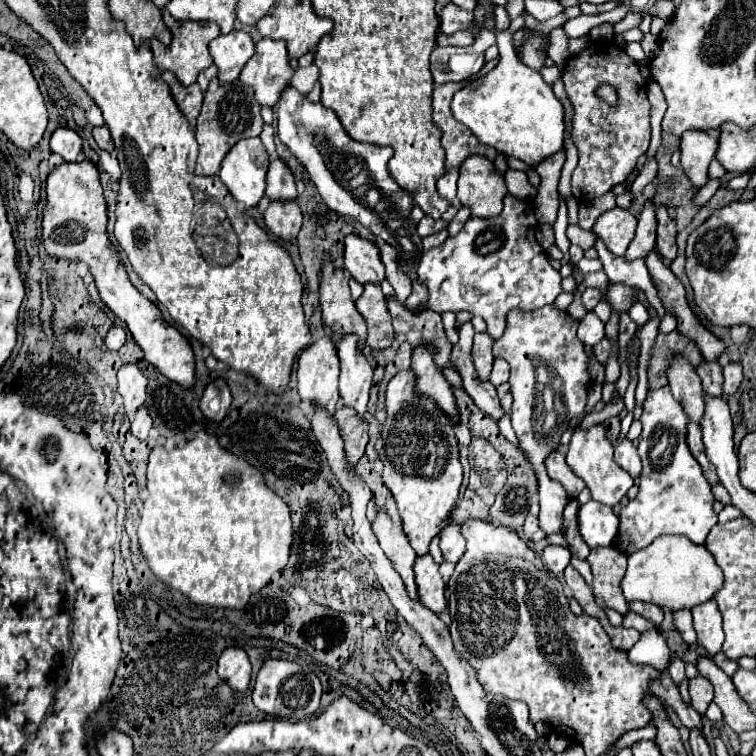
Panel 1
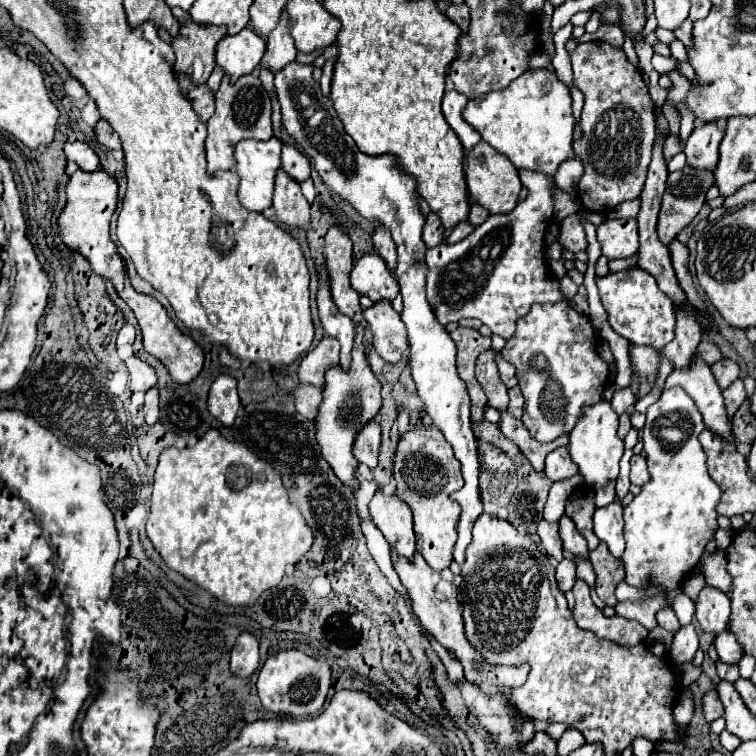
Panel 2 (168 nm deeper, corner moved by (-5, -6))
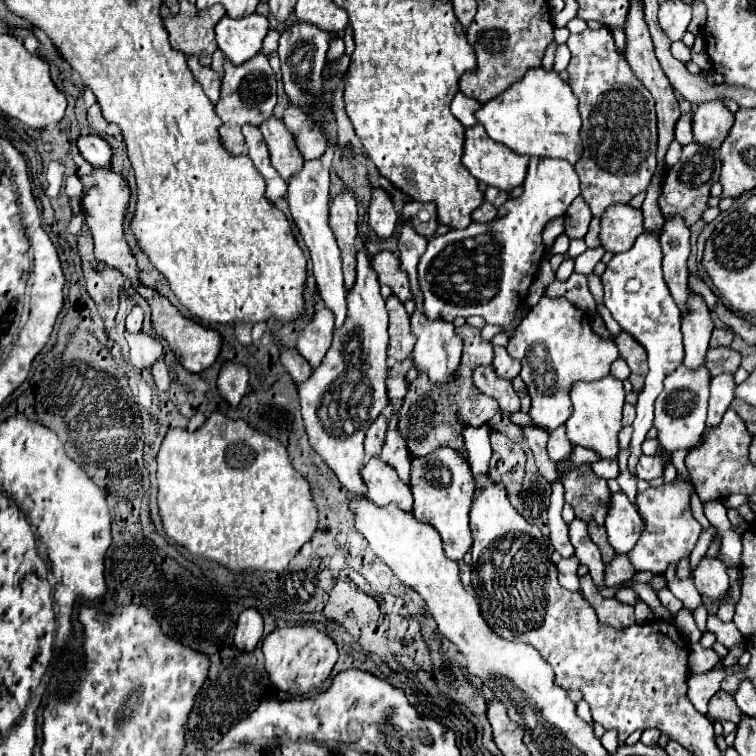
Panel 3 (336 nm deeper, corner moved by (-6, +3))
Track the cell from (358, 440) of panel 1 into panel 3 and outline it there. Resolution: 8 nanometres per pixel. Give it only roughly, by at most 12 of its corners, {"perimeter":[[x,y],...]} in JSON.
{"perimeter":[[380,414],[368,428],[366,454],[378,456],[386,438],[386,418]]}

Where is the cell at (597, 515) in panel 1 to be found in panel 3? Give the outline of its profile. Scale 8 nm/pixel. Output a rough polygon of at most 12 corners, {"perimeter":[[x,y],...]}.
{"perimeter":[[624,492],[612,494],[604,526],[616,554],[628,554],[644,530]]}

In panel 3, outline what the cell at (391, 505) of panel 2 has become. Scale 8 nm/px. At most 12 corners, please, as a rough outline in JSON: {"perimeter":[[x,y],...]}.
{"perimeter":[[380,456],[360,476],[376,506],[390,502],[412,510],[412,492]]}

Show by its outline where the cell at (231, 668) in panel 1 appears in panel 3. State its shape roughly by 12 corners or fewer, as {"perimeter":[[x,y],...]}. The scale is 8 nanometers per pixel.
{"perimeter":[[256,608],[238,616],[236,648],[252,652],[262,638],[262,616]]}

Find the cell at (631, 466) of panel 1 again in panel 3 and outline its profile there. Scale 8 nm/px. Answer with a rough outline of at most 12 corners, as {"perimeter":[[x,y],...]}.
{"perimeter":[[670,454],[642,456],[638,478],[648,482],[664,474]]}

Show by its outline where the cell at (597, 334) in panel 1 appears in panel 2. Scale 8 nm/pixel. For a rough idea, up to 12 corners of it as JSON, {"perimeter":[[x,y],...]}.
{"perimeter":[[695,355],[663,389],[683,387],[705,429],[733,443],[731,417],[709,365]]}

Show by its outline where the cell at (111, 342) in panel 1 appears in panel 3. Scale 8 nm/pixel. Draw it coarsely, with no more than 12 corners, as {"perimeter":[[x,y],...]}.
{"perimeter":[[140,306],[126,318],[126,330],[138,332],[142,328],[144,310]]}

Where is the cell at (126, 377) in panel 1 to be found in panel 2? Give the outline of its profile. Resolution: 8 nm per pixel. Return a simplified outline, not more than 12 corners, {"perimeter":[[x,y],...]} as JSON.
{"perimeter":[[139,357],[127,359],[133,393],[157,385],[155,371]]}

